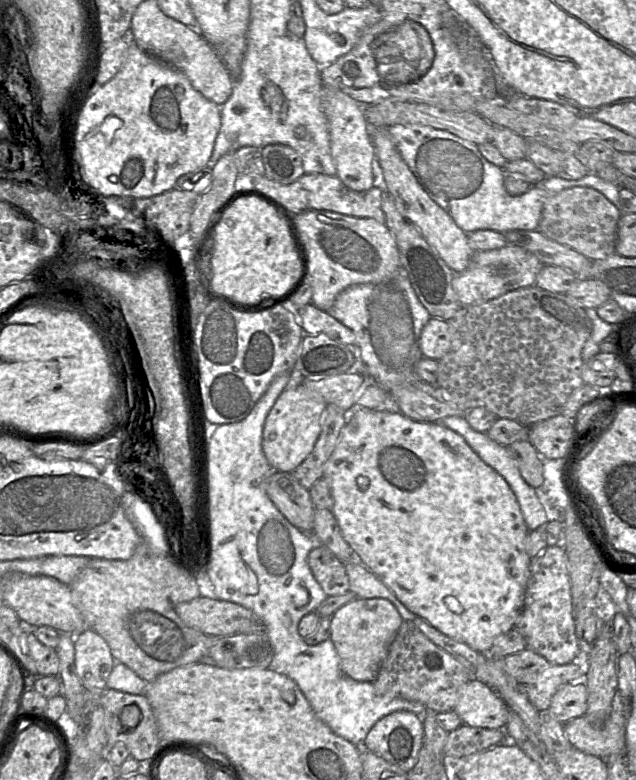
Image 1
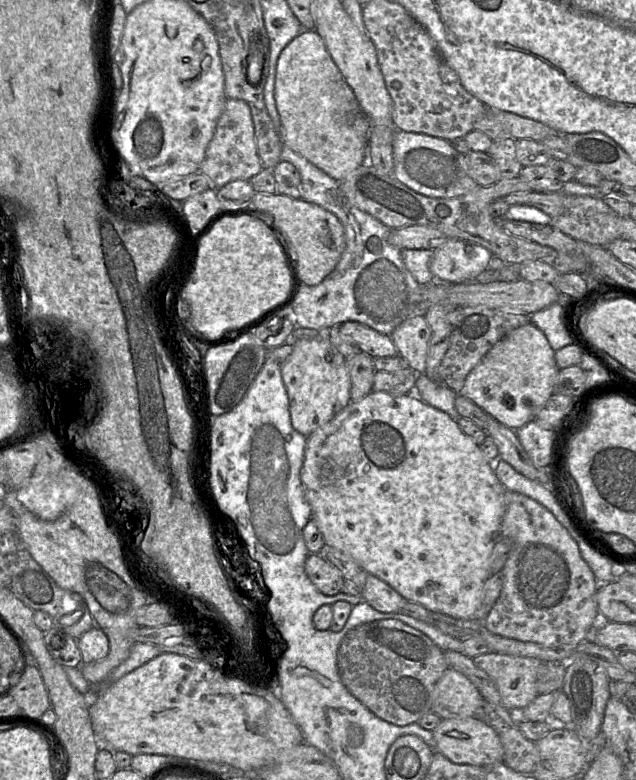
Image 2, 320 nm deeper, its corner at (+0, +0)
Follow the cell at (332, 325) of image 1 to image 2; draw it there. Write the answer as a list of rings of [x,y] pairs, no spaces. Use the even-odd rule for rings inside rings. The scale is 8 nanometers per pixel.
[[[344,322],[340,324],[340,332],[348,338],[348,342],[358,346],[372,358],[392,357],[398,354],[391,336],[379,333],[360,322]]]

